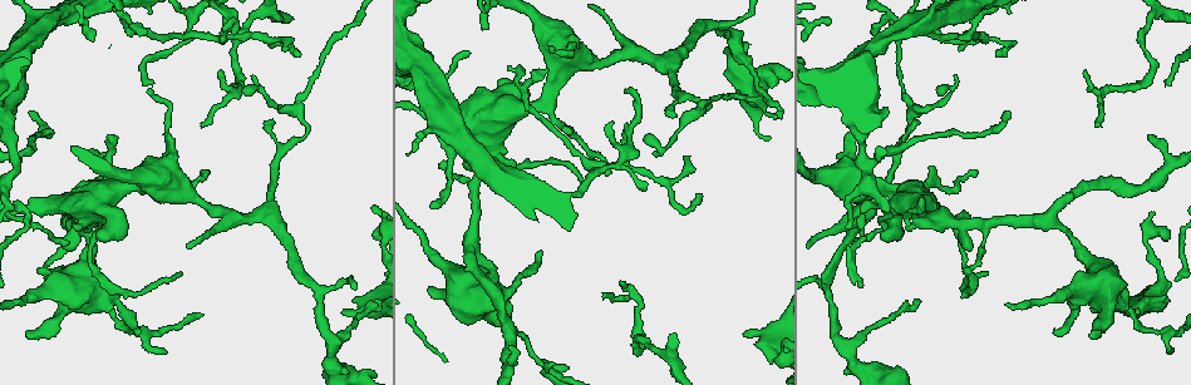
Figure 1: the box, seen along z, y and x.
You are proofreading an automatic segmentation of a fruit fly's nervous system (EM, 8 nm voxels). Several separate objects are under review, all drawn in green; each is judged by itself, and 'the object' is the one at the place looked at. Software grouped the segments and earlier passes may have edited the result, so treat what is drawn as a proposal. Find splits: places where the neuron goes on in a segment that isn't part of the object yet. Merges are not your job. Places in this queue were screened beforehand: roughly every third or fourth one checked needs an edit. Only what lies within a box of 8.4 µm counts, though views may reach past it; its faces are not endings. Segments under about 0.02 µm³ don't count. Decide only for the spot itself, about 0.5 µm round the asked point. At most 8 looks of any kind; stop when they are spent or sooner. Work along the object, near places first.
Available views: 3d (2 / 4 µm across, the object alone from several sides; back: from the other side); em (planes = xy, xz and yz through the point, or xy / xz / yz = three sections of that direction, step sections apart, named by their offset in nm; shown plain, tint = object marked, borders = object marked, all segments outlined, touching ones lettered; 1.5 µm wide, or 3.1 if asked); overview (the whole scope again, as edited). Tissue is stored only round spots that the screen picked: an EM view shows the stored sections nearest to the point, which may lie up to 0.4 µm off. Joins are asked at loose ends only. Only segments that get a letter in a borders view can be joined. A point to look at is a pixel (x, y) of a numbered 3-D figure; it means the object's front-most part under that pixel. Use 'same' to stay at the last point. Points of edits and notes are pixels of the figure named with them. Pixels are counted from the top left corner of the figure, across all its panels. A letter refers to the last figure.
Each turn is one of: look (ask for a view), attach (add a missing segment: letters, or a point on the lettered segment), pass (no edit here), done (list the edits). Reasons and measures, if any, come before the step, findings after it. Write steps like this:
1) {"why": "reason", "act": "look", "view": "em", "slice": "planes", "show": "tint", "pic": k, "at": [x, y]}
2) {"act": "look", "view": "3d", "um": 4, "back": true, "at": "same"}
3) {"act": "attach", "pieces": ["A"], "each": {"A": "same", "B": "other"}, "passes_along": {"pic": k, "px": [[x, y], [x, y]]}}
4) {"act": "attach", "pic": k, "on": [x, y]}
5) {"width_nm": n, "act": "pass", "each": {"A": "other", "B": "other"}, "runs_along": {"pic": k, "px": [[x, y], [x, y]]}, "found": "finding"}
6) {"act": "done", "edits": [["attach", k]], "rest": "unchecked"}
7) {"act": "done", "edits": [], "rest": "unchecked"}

{"why": "an open end", "act": "look", "view": "3d", "um": 2, "pic": 1, "at": [757, 343]}

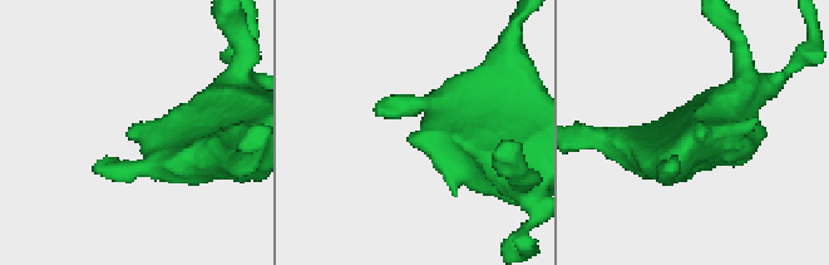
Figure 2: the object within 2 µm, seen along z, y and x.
{"why": "now the EM", "act": "look", "view": "em", "slice": "planes", "show": "borders", "pic": 2, "at": [411, 137]}

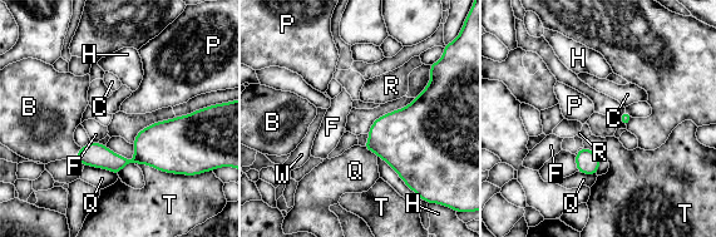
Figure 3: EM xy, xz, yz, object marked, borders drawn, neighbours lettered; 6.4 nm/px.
{"act": "attach", "pieces": ["B"], "each": {"B": "same", "C": "other", "F": "other", "H": "other", "P": "other", "Q": "other", "R": "other", "T": "other", "W": "other"}, "passes_along": {"pic": 3, "px": [[94, 154], [78, 153], [45, 132]]}, "found": "the neuron continues"}

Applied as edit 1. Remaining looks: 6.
{"why": "thin end", "act": "look", "view": "em", "slice": "xy", "step": 8, "show": "tint", "pic": 1, "at": [602, 295]}

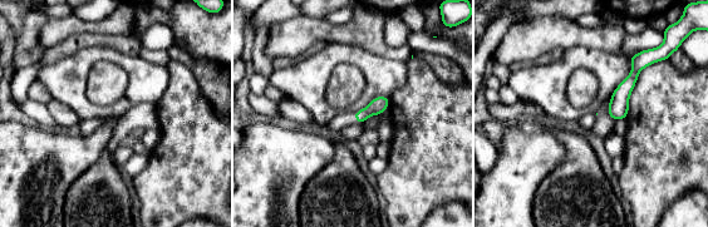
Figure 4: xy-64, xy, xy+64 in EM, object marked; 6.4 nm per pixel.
{"why": "another direction", "act": "look", "view": "em", "slice": "planes", "show": "borders", "at": "same"}

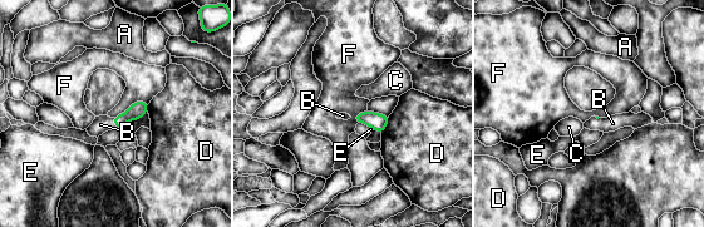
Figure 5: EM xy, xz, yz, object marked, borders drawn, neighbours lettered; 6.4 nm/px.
{"act": "attach", "pieces": ["B"], "each": {"A": "other", "B": "same", "C": "other", "D": "other", "E": "other", "F": "other"}, "passes_along": {"pic": 5, "px": [[138, 109], [114, 123], [101, 124]]}, "found": "it goes on there"}

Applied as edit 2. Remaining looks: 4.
{"act": "look", "view": "overview"}

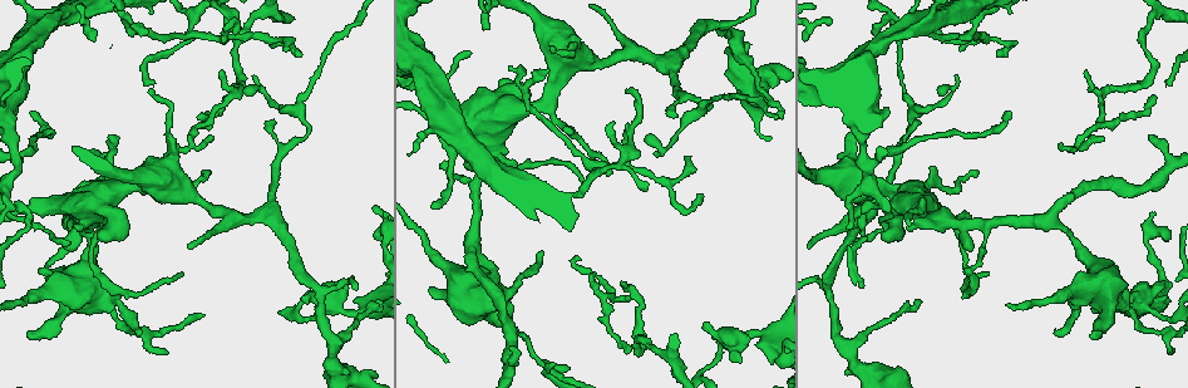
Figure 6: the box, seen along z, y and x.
{"act": "look", "view": "em", "slice": "planes", "show": "plain", "pic": 6, "at": [286, 52]}

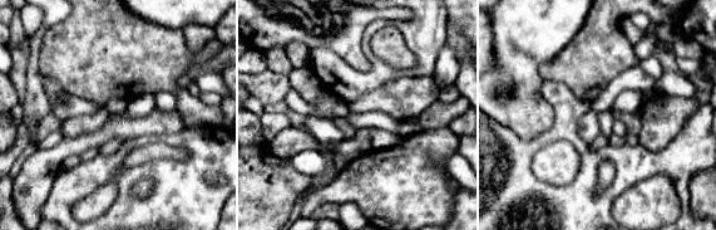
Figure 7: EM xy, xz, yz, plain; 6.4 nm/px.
{"act": "look", "view": "em", "slice": "planes", "show": "borders", "at": "same"}

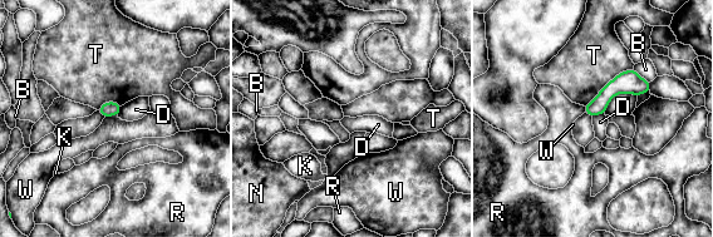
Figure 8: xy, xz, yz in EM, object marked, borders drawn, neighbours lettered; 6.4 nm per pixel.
{"width_nm": 100, "longest_contact_nm": ["T", 400], "act": "pass", "each": {"B": "other", "D": "other", "K": "other", "N": "other", "R": "other", "T": "other", "W": "other"}, "found": "none of them fits"}

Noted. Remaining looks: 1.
{"act": "done", "edits": [["attach", 3], ["attach", 5]], "rest": "unchecked"}

